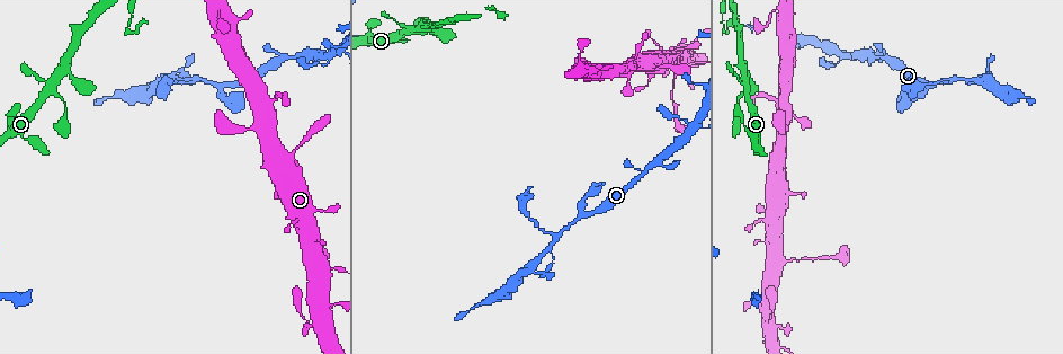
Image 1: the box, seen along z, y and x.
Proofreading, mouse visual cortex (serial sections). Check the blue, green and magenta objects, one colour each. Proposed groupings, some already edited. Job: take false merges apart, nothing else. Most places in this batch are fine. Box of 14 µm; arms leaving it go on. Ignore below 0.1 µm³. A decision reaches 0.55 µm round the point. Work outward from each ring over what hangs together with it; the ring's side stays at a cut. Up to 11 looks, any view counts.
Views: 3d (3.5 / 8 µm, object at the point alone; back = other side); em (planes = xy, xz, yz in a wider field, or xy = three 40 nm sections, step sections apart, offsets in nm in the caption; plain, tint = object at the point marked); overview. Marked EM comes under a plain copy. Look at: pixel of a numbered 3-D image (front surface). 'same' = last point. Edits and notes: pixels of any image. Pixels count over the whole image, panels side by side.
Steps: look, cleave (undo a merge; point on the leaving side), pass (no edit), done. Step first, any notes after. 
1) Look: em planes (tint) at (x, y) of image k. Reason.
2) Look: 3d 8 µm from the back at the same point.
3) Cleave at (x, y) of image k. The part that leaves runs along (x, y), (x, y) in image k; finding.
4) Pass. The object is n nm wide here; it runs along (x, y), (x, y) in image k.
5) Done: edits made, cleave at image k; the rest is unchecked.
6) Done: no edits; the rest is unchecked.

Look: 3d 8 µm at (785, 258) of image 1. Thin neck.

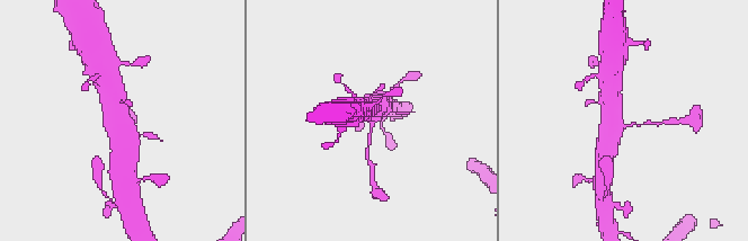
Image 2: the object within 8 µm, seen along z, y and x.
Look: 3d 3.5 µm at (373, 120) of image 2.

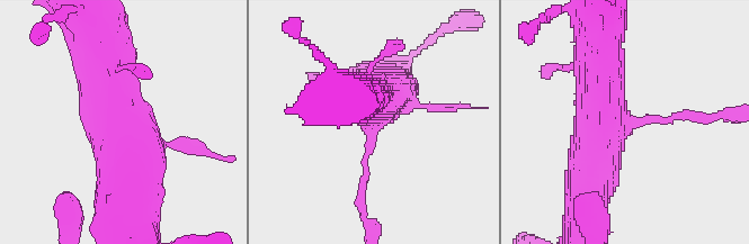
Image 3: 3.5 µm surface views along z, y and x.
Look: em planes (tint) at (371, 125) of image 3. Now the EM.

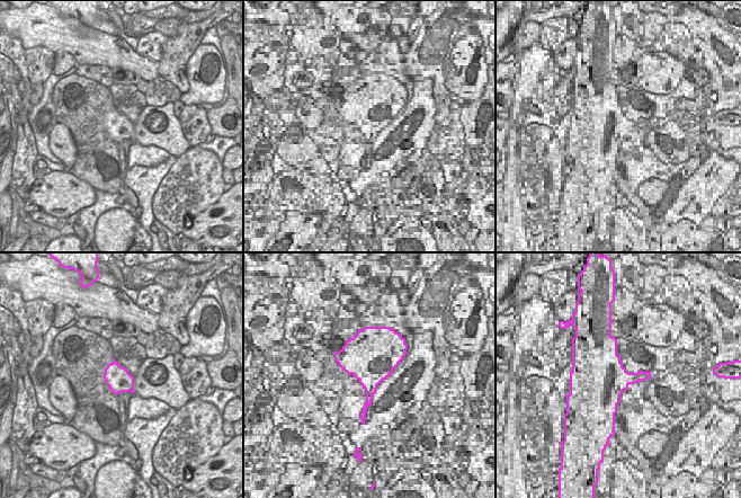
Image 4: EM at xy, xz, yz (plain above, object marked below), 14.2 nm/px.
Pass. It runs along (101, 48), (128, 152), (132, 193) in image 3; continuous, no second cell.

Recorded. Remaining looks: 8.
Look: 3d 8 µm at (930, 87) of image 1. Abrupt turn.

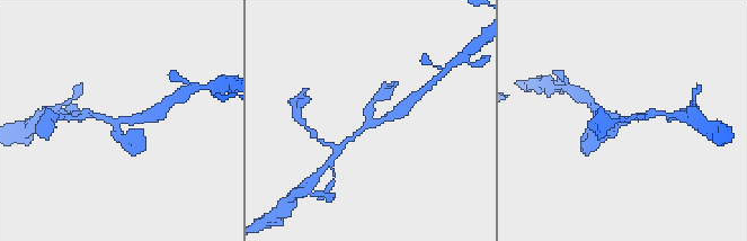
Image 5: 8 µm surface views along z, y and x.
Look: em xy step 1 (tint) at (622, 124) of image 5. 3 arms meet here; the arms are 150, 200, 350 nm wide.

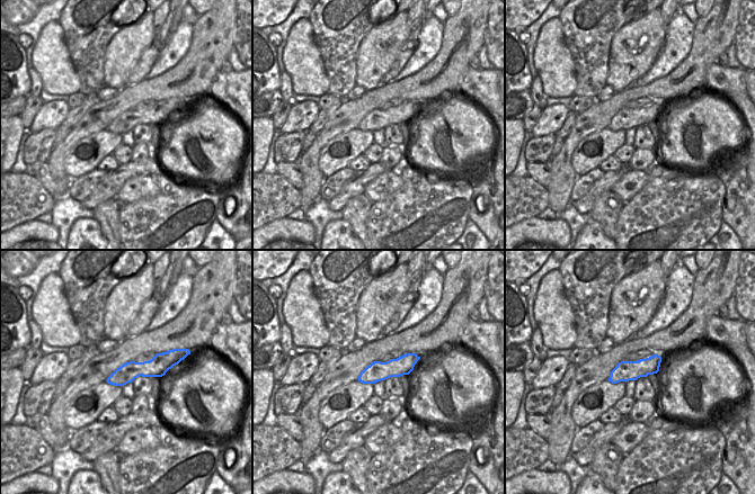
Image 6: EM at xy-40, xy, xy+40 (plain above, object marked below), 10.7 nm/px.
Pass. It runs along (402, 108), (368, 124), (347, 141) in image 5; continuous, no second cell.

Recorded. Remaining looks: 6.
Look: 3d 3.5 µm at (742, 93) of image 1. Calibre changes.

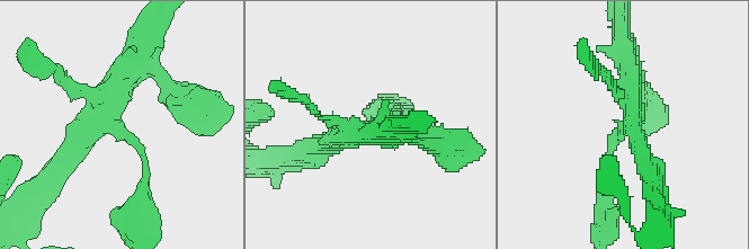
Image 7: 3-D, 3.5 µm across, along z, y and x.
Look: em xy step 2 (tint) at (621, 133) of image 7.

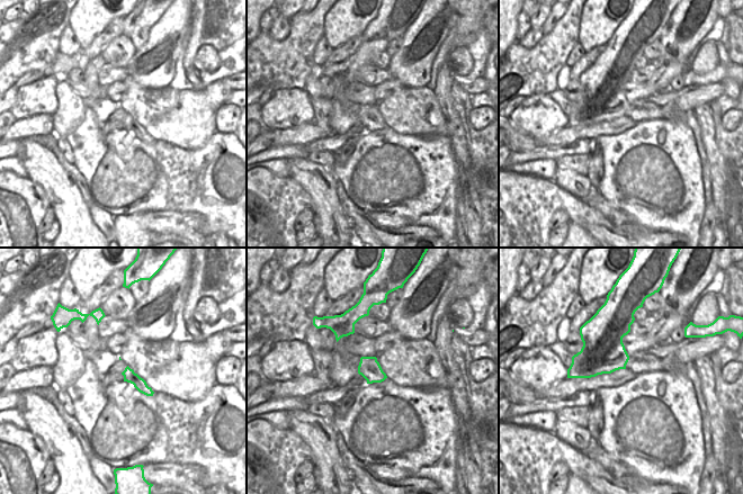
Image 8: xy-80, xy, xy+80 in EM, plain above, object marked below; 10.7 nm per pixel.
Pass. The object is 240 nm wide here; it runs along (69, 152), (104, 114), (145, 162), (142, 197) in image 7; all the same cell.

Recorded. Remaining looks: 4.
Look: 3d 3.5 µm at (333, 56) of image 1. Thin arm on a thick one.

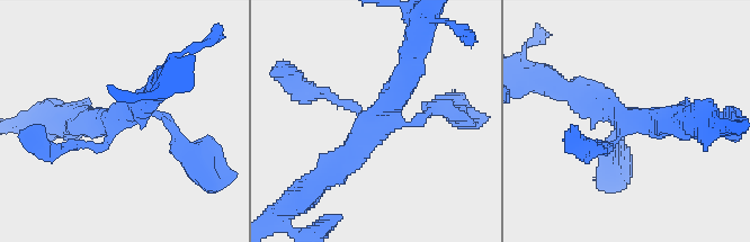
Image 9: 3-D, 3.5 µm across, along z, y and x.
Pass. It runs along (323, 177), (396, 97), (410, 62) in image 9; all the same cell.

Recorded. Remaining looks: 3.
Done: no edits; the rest is unchecked.

